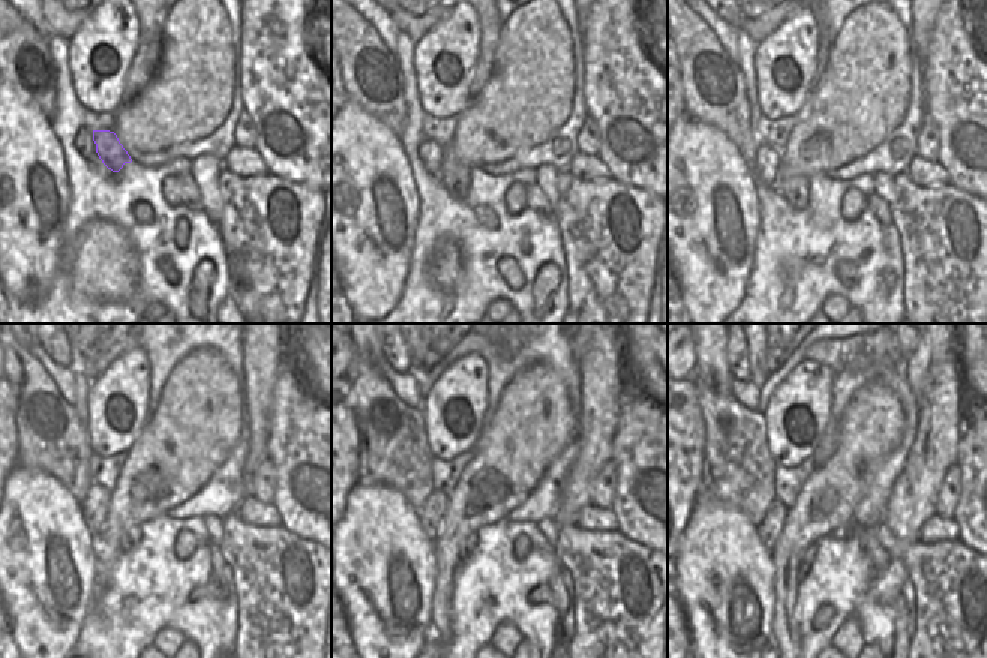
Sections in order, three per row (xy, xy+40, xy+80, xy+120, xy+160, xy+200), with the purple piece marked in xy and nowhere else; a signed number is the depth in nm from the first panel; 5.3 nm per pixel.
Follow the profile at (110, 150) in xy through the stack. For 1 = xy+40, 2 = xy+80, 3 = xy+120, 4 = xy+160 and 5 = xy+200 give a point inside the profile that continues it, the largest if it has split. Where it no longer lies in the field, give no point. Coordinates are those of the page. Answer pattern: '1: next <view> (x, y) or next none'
1: next xy+40 (455, 177)
2: next xy+80 (795, 189)
3: next xy+120 (129, 540)
4: next xy+160 (471, 541)
5: next xy+200 (807, 558)

